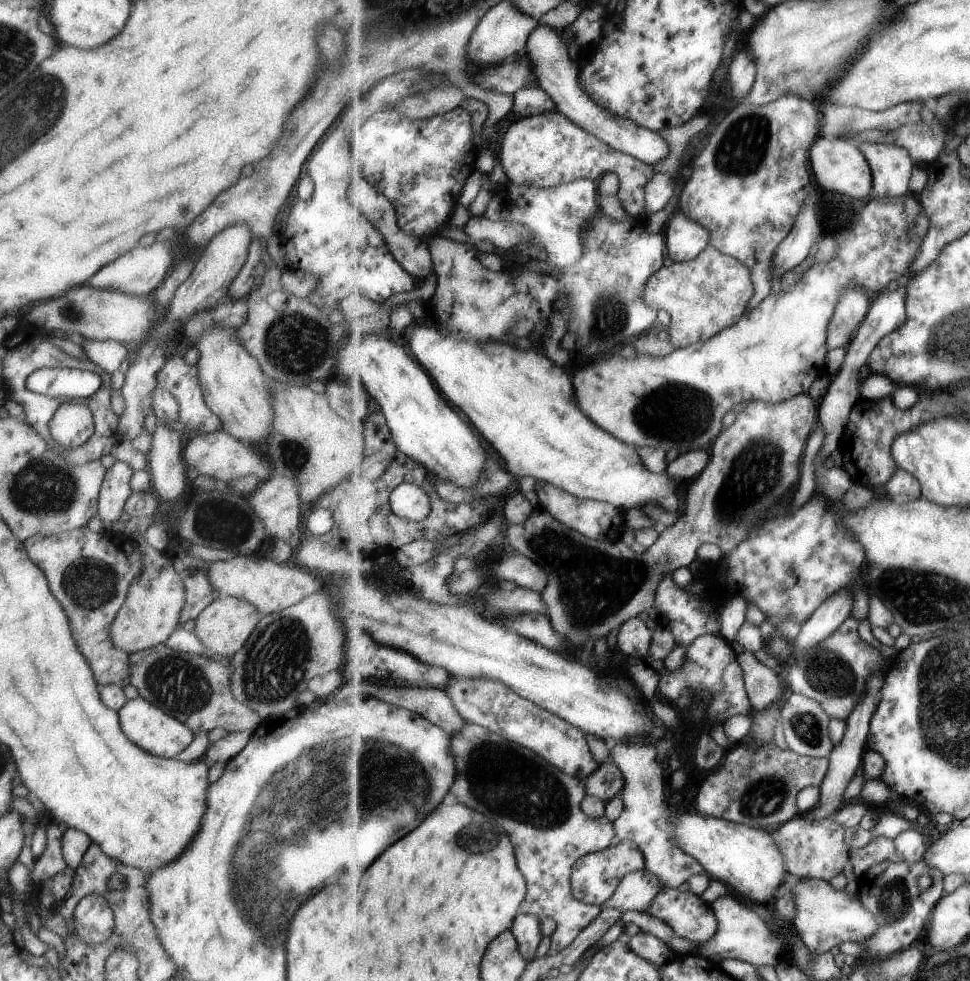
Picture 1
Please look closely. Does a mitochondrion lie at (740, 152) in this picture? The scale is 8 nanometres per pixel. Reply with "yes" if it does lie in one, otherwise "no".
yes

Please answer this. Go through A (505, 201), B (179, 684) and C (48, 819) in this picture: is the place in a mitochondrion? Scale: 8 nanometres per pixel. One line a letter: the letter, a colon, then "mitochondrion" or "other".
A: other
B: mitochondrion
C: other

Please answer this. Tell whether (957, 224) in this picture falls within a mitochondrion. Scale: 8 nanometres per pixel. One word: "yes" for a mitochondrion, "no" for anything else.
no

